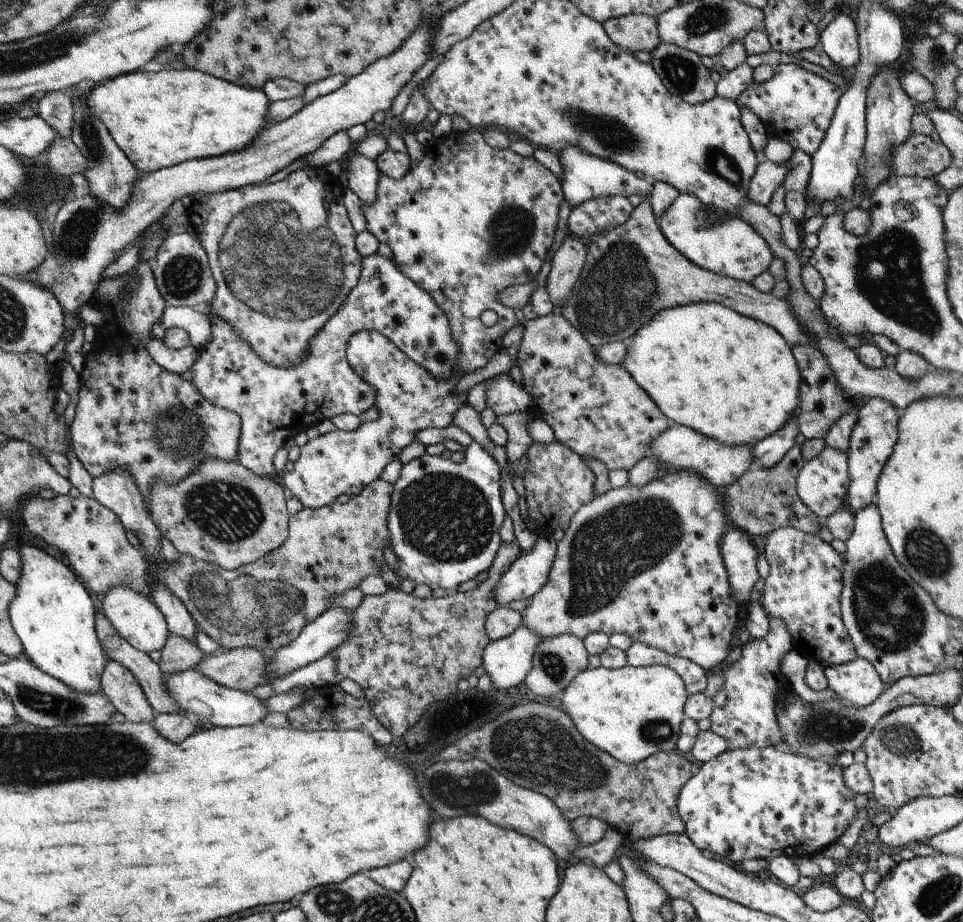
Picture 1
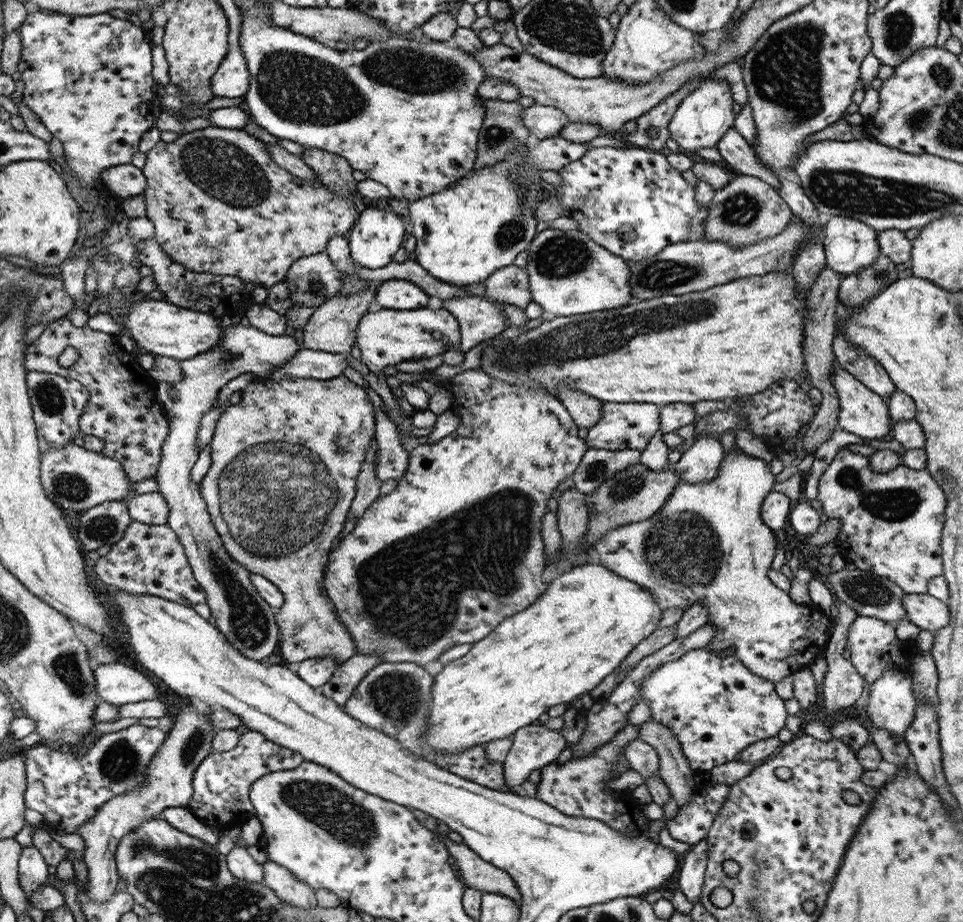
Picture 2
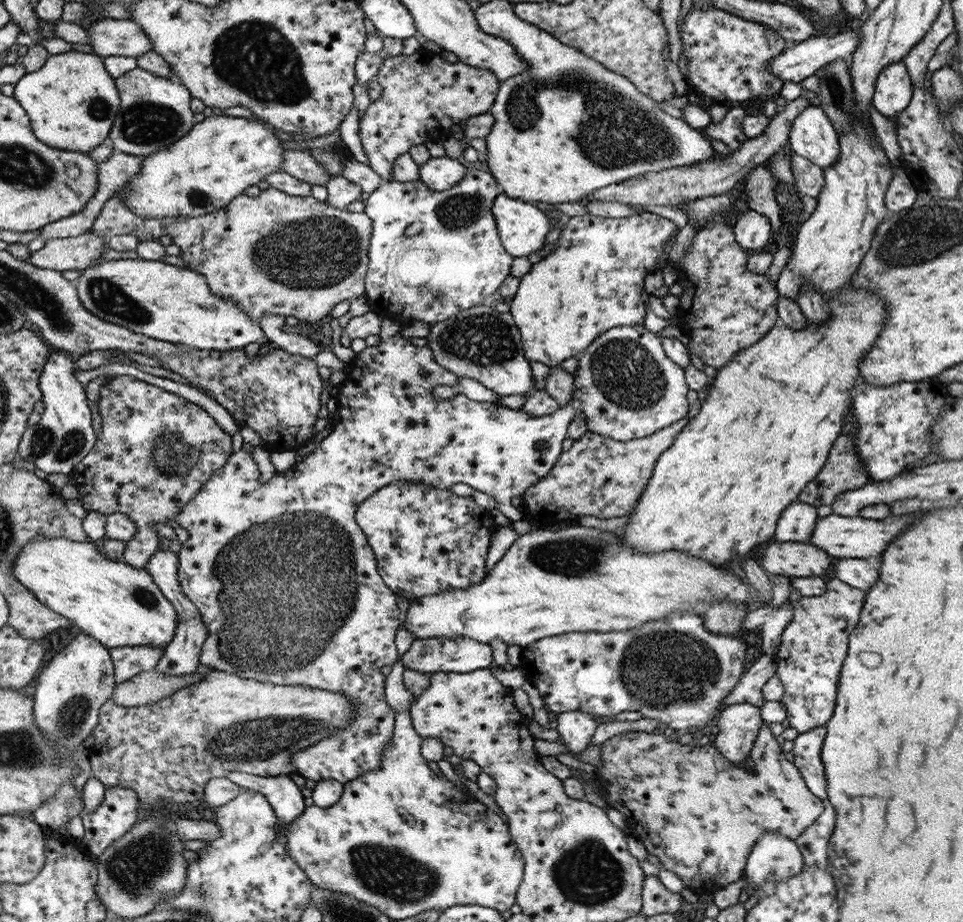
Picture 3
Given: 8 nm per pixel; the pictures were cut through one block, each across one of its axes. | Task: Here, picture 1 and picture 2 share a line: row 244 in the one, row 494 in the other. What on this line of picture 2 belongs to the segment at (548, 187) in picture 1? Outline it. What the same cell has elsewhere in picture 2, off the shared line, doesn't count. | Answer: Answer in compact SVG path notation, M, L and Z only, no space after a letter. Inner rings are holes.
M482 367L456 374L450 380L456 399L460 405L470 406L470 412L460 412L461 424L452 434L440 439L436 444L414 444L409 448L409 465L395 490L388 492L386 496L378 496L368 507L362 519L357 520L354 529L342 539L338 548L330 553L325 571L323 587L336 605L342 622L352 633L357 652L382 655L384 662L406 661L425 665L432 660L438 660L449 648L459 644L473 644L484 639L502 619L526 610L538 600L548 588L548 583L544 583L540 577L547 562L541 521L550 512L548 504L553 490L561 486L569 476L573 476L588 449L585 440L578 436L579 428L568 409L542 386L530 382L524 382L520 386L506 384L502 380L486 376ZM476 606L482 606L482 612L478 610L478 616L486 620L476 621Z

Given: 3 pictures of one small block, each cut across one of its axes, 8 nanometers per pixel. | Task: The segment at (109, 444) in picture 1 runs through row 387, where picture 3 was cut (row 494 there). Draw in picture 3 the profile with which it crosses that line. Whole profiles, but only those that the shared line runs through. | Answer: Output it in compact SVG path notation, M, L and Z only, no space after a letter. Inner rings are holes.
M118 376L111 378L105 385L99 388L100 397L98 398L98 412L100 412L102 424L102 432L98 436L98 442L94 444L93 450L89 455L86 455L82 462L78 463L72 472L72 483L79 492L79 500L86 512L101 512L106 516L115 513L121 513L128 516L132 521L137 523L138 534L130 541L127 542L122 561L129 565L134 565L136 568L146 569L149 566L150 558L153 558L154 554L160 551L160 535L154 530L154 523L167 524L167 519L176 519L182 507L186 506L186 503L190 502L190 499L194 498L194 495L198 494L198 491L202 490L202 486L205 486L209 482L210 478L213 478L214 474L222 470L226 462L229 462L230 455L234 453L232 448L232 436L224 432L216 423L214 418L209 416L208 412L204 410L199 404L192 403L185 399L183 396L169 392L158 386L152 386L148 382L137 380L134 376Z

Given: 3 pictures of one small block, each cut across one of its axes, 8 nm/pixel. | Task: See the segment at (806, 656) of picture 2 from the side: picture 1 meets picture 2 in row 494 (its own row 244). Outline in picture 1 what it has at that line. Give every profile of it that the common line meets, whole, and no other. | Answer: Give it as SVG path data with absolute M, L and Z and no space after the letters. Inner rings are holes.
M680 193L657 218L666 240L690 262L723 277L750 284L759 274L768 271L775 256L764 238L740 217L726 217L722 222L711 222L705 206L693 194Z

